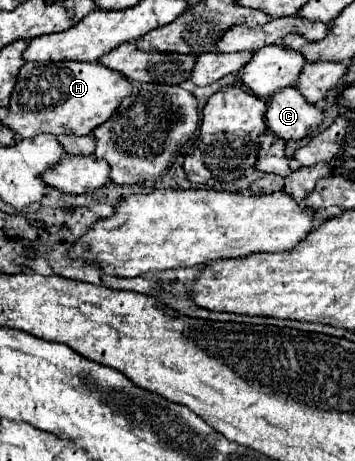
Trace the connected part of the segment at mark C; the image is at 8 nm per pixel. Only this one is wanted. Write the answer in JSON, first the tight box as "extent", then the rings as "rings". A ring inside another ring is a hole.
{"extent":[266,88,324,140],"rings":[[[296,88],[278,90],[268,98],[266,126],[280,140],[300,140],[310,136],[322,124],[324,114],[316,106],[304,102]]]}

